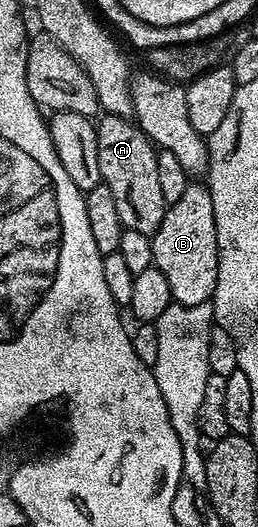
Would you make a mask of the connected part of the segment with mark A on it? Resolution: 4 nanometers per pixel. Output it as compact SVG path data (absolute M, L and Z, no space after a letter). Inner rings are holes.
M104 114L96 122L96 135L98 164L102 168L100 181L103 186L110 188L110 192L114 192L118 220L122 220L125 230L151 236L158 224L162 224L162 216L166 209L158 181L157 147L140 131L135 121L113 114Z

